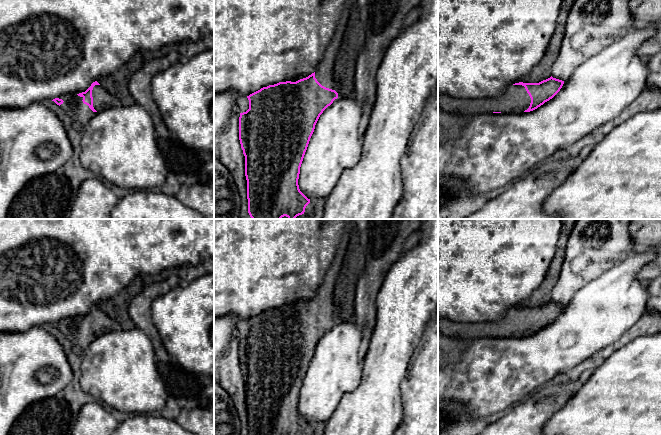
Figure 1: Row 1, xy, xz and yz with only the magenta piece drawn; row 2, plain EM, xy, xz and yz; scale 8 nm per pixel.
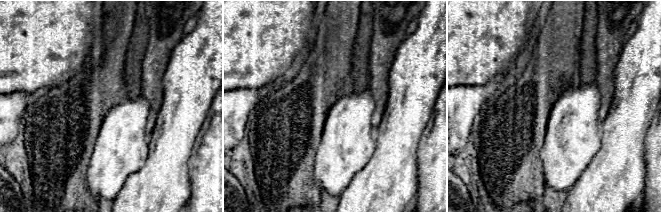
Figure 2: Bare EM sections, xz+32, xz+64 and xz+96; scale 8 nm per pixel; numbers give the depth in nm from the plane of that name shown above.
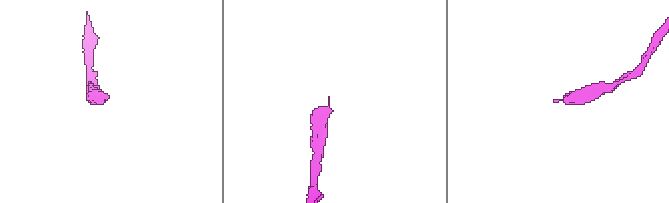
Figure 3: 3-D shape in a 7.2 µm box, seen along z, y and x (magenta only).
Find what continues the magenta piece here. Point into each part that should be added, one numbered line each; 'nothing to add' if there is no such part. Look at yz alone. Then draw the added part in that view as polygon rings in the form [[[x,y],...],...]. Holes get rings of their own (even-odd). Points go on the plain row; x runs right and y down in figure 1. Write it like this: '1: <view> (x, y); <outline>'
1: yz (514, 322); [[[510,309],[501,318],[482,323],[456,323],[438,320],[438,333],[452,339],[473,341],[481,337],[524,336],[531,322],[522,309]]]

